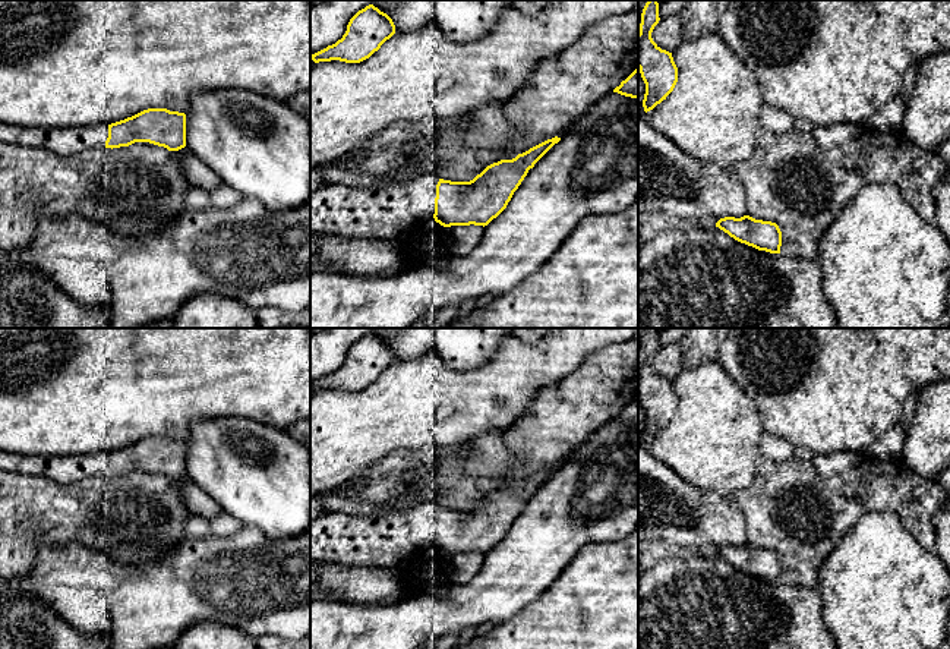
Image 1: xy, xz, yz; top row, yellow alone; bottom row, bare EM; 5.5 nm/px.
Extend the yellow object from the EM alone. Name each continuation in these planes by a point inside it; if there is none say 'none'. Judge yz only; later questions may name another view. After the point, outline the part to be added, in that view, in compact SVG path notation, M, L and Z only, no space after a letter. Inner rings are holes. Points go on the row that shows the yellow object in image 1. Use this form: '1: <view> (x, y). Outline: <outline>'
none

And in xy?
1: xy (63, 141). Outline: M0 123L0 142L40 147L61 157L89 148L105 148L108 125L88 127L16 127Z

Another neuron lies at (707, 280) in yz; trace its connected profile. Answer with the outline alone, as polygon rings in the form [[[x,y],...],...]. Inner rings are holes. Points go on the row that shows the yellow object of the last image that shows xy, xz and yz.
[[[700,226],[679,237],[672,249],[656,252],[647,246],[643,248],[638,255],[638,328],[839,328],[839,322],[824,293],[821,267],[817,261],[808,262],[758,251],[735,240],[716,226]]]

